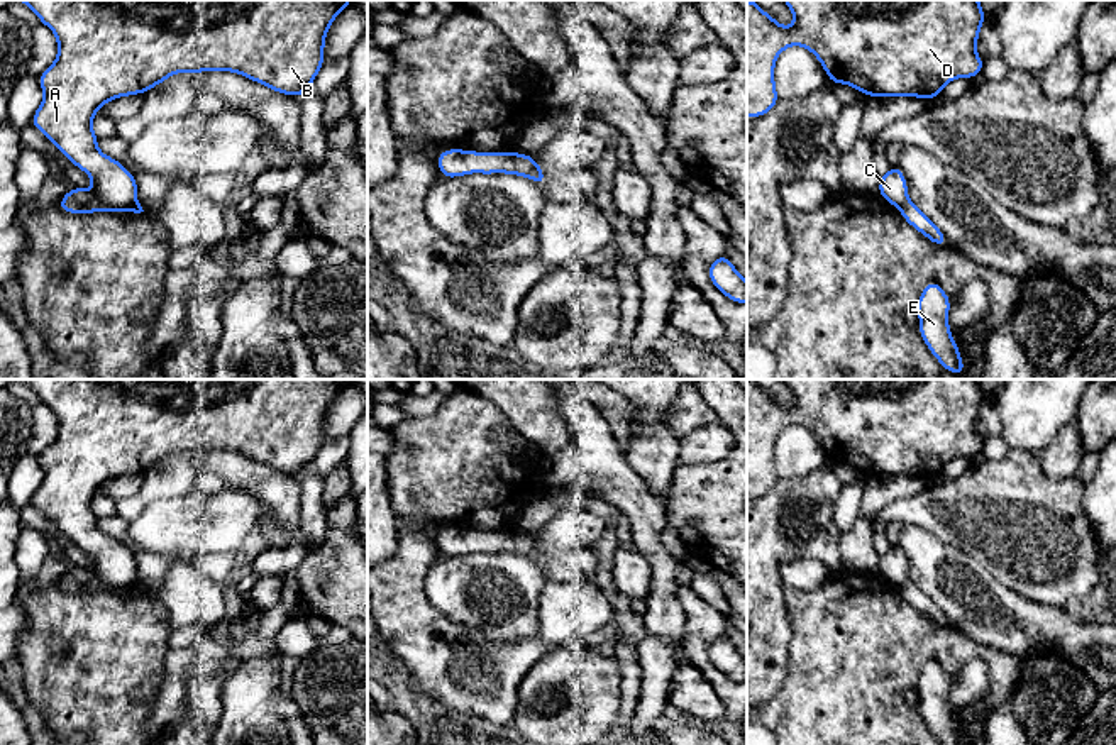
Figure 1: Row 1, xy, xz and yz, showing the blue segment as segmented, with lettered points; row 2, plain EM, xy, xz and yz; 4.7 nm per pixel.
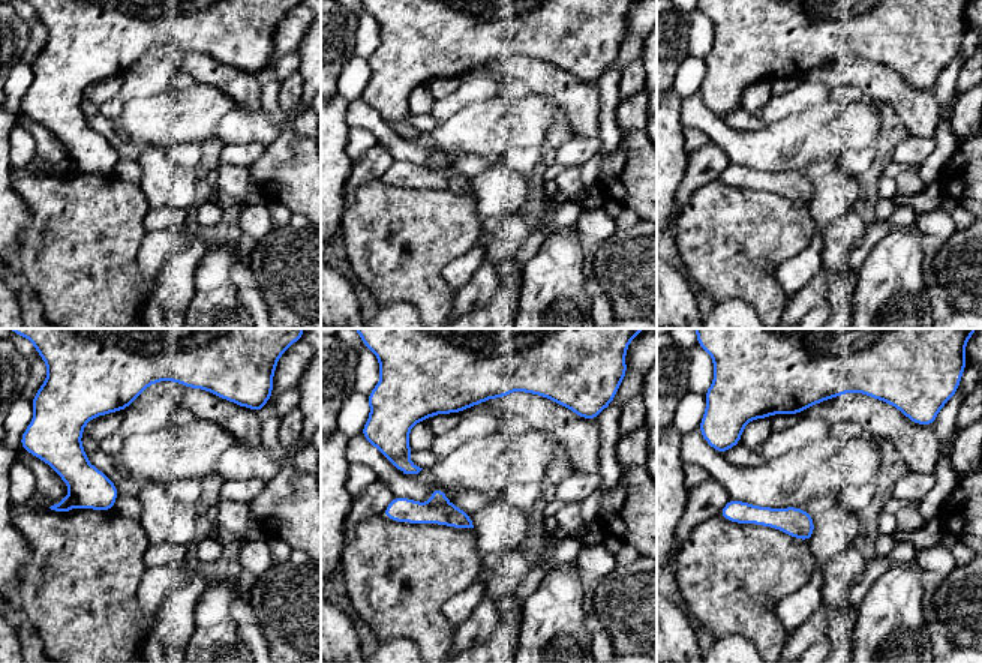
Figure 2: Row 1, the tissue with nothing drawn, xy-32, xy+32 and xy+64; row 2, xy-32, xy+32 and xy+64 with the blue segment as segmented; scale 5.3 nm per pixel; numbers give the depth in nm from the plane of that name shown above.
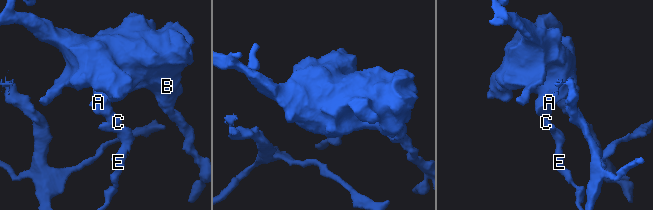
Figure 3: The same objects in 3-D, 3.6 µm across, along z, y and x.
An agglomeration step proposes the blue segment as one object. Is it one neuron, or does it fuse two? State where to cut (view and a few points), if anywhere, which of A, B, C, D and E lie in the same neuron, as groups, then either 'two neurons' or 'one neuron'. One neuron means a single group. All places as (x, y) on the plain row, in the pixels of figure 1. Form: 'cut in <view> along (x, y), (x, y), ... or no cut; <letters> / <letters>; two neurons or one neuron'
cut in xy along (93, 569), (114, 586), (129, 586), (136, 581); A B C D / E; two neurons

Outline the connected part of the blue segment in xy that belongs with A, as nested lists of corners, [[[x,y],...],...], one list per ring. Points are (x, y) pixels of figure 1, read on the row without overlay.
[[[17,379],[36,391],[41,403],[47,405],[58,418],[56,440],[37,455],[44,471],[44,479],[37,486],[30,503],[42,511],[76,547],[85,550],[93,559],[95,574],[113,588],[127,588],[137,581],[137,560],[120,540],[105,535],[97,522],[98,516],[91,506],[91,499],[102,486],[115,477],[147,472],[152,466],[164,462],[174,452],[203,452],[203,450],[232,450],[256,462],[261,462],[281,474],[301,476],[307,472],[323,445],[323,428],[327,410],[334,398],[351,384],[352,379]]]

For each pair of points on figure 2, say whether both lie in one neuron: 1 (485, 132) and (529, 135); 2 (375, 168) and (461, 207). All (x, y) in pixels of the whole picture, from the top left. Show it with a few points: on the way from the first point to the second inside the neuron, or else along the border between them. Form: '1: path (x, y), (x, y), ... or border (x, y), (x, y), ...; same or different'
1: path (495, 132), (519, 134); same
2: border (381, 176), (362, 183), (351, 195); different

